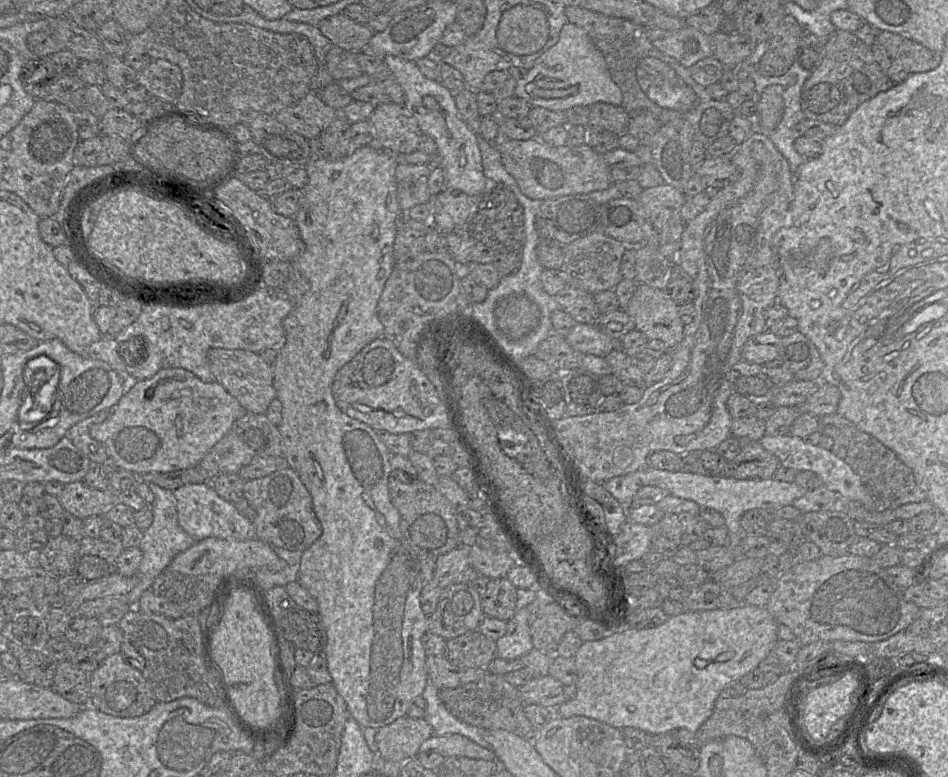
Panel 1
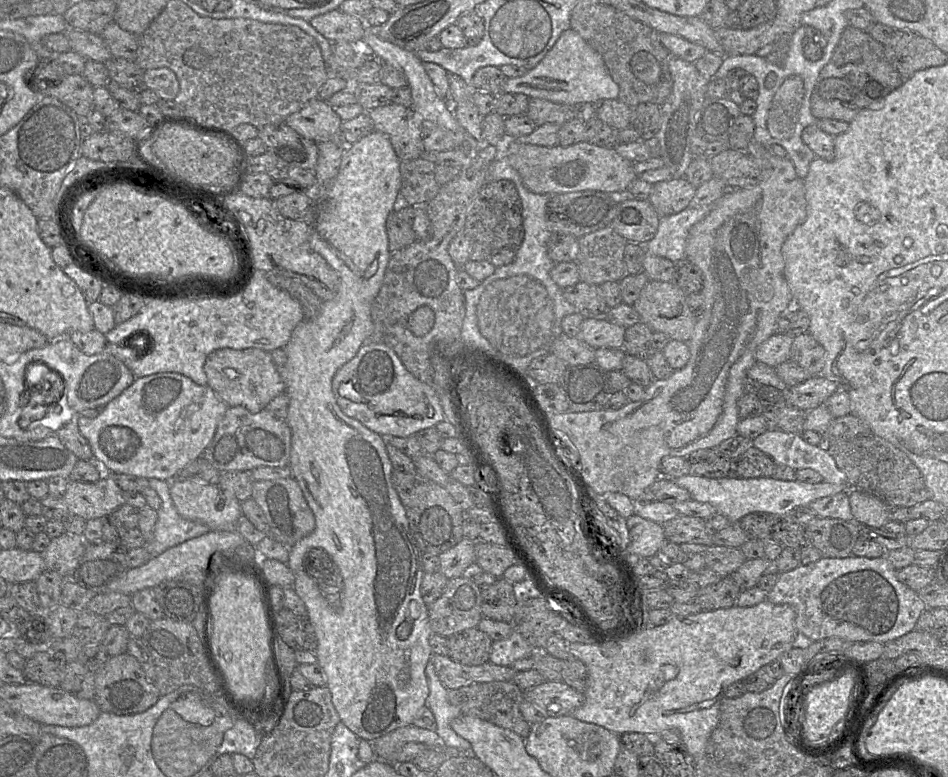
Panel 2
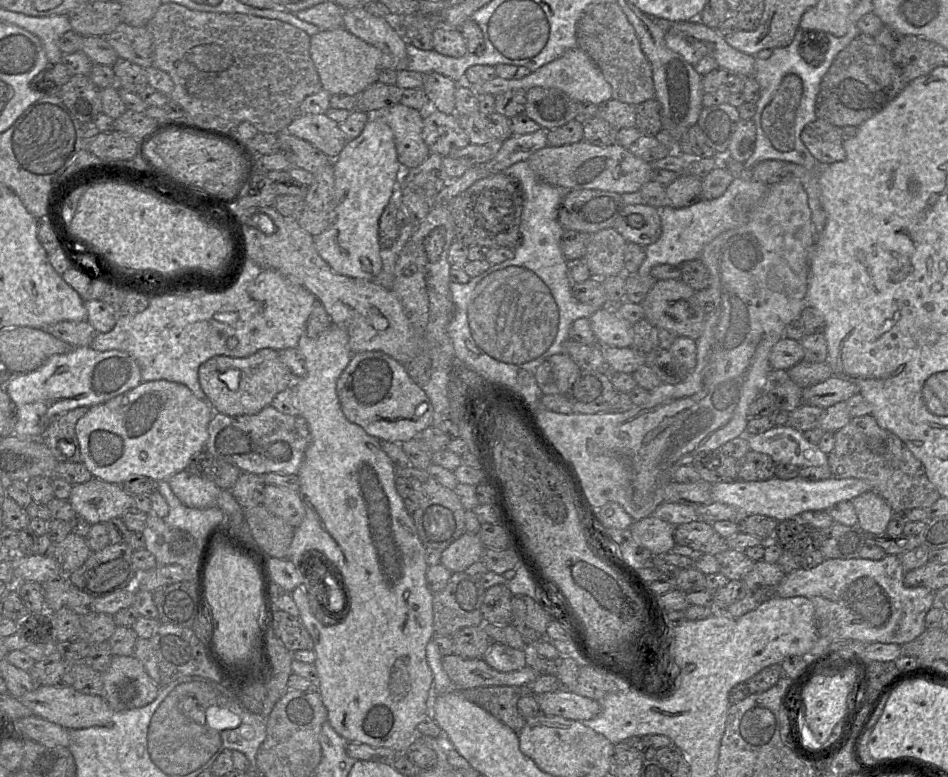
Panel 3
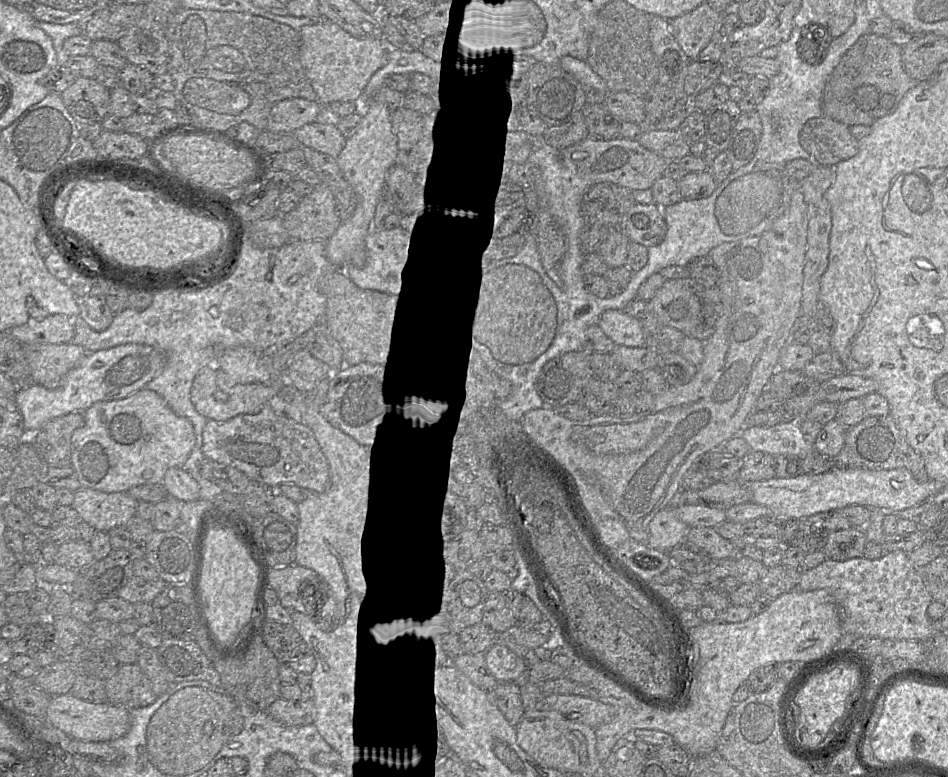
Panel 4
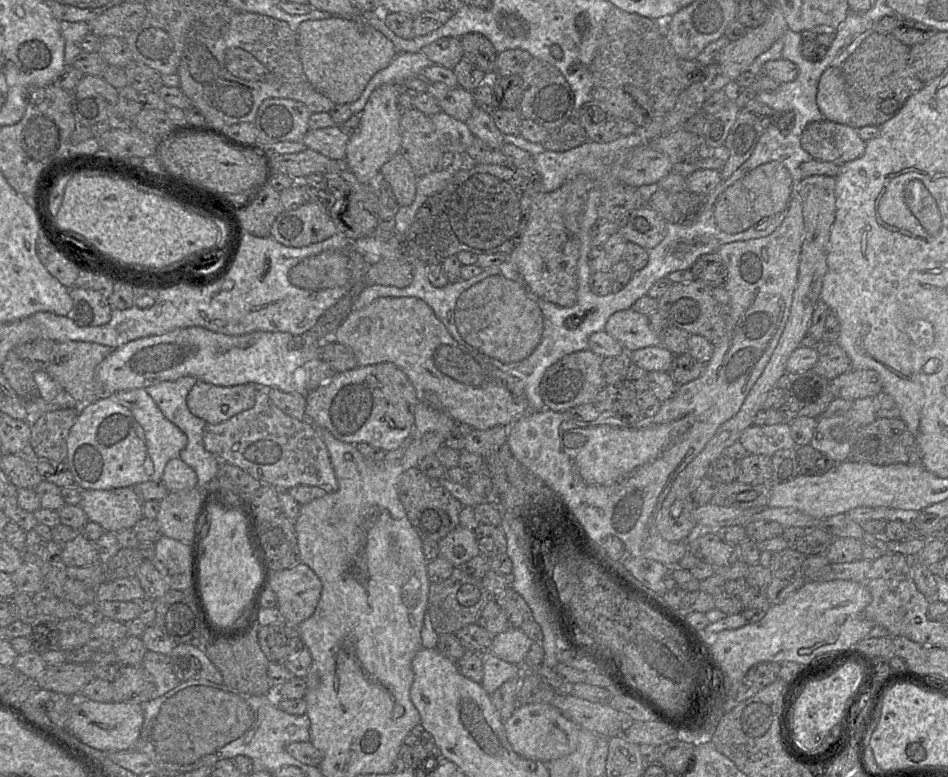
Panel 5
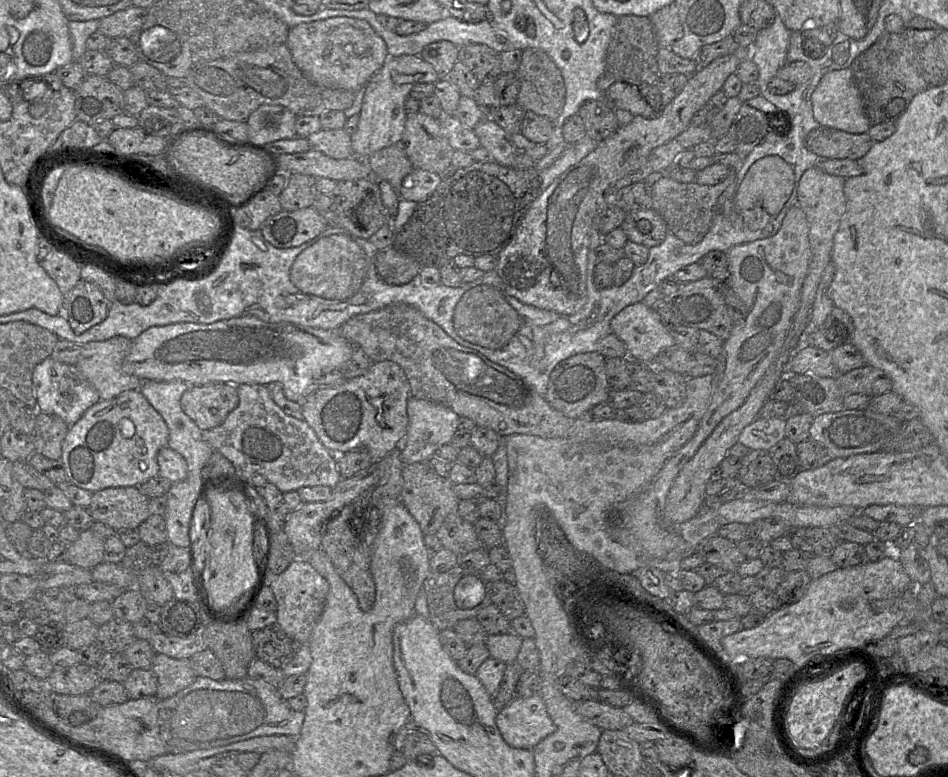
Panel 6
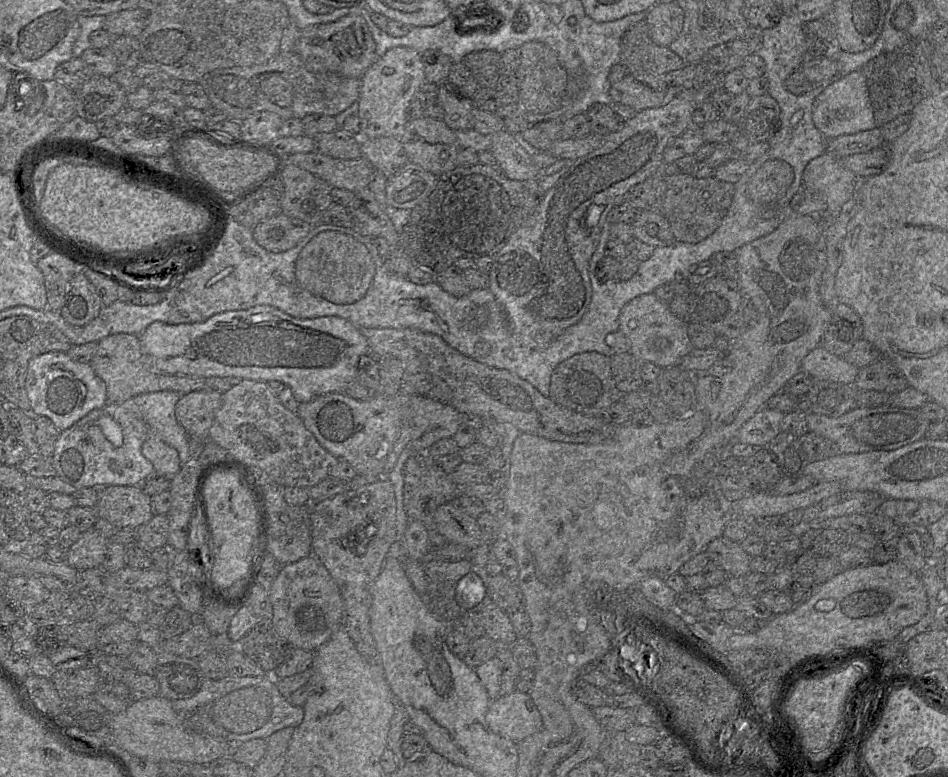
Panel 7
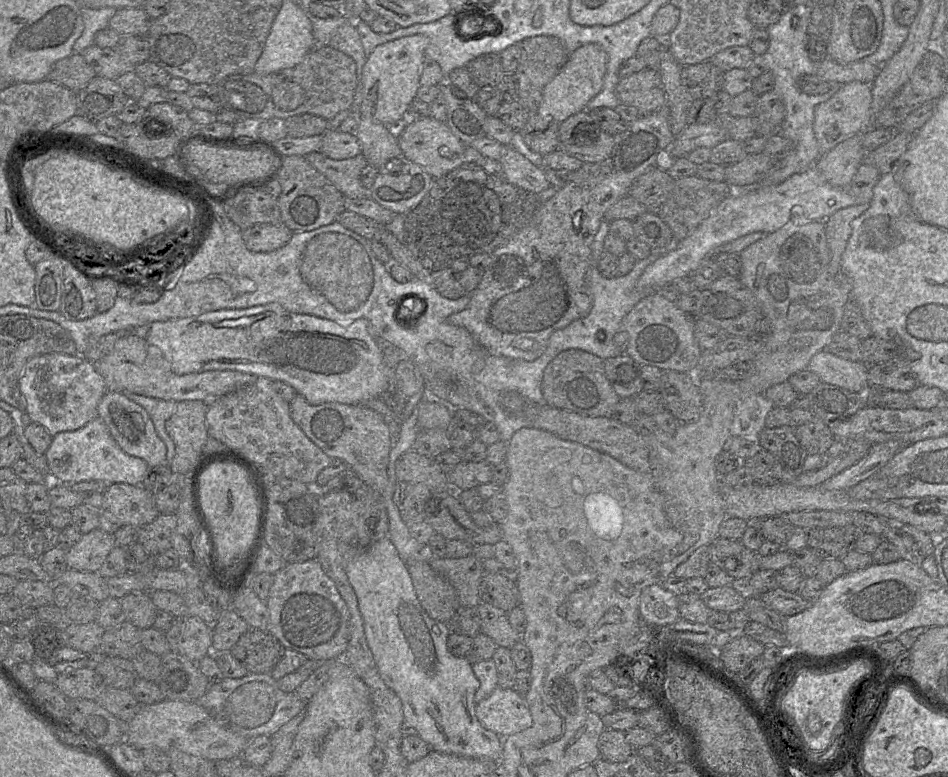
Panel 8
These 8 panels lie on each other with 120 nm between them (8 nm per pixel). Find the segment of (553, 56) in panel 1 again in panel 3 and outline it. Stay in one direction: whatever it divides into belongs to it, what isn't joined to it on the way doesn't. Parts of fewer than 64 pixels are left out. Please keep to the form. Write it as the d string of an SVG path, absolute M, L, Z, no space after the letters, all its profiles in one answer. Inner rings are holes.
M574 47L567 50L557 59L541 66L537 70L531 71L528 75L519 79L505 79L499 76L485 81L470 85L478 94L491 94L493 96L513 89L529 90L533 87L557 88L565 92L569 97L576 101L588 101L600 104L612 99L612 89L605 79L602 71L590 56L581 48Z

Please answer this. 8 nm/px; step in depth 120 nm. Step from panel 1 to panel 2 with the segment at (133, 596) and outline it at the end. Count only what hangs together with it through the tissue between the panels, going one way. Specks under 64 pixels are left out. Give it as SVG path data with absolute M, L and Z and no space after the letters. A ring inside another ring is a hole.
M152 478L149 479L149 486L161 498L154 535L152 540L146 544L151 556L161 554L173 546L211 530L206 524L186 519L178 513L171 498L170 481Z

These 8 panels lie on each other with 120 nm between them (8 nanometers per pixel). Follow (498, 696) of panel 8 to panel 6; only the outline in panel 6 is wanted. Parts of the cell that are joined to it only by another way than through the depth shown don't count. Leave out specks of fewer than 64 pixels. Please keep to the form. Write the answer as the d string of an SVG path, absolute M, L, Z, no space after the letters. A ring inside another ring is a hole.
M539 694L516 696L508 705L498 709L496 725L509 746L526 750L533 750L557 728Z

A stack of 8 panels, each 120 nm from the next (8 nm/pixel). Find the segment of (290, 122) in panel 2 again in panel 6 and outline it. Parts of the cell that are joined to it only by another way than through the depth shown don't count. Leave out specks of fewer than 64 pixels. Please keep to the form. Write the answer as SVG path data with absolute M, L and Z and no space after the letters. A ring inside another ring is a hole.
M324 129L307 137L311 149L315 149L334 159L354 156L351 136L343 129Z

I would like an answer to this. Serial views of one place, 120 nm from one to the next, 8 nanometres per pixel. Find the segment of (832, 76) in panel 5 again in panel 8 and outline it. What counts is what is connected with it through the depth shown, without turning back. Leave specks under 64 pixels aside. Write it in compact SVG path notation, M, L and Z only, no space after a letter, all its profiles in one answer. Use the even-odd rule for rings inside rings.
M852 81L843 84L829 100L817 105L814 112L814 132L820 148L820 156L849 137L865 132L871 104L871 84Z

